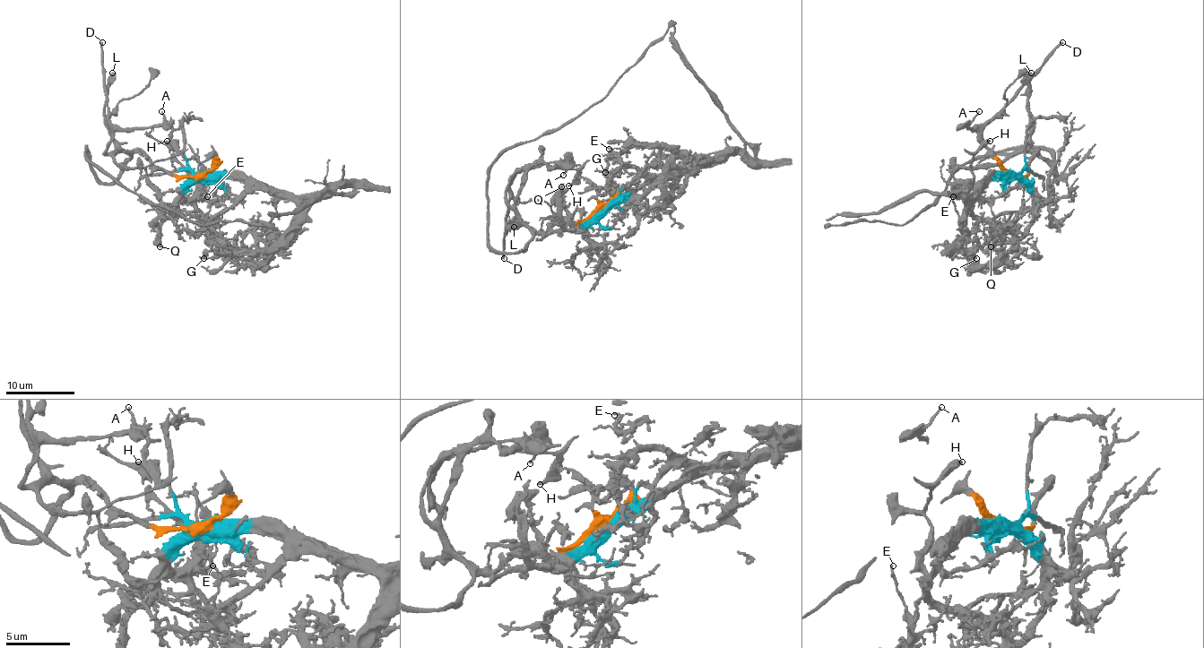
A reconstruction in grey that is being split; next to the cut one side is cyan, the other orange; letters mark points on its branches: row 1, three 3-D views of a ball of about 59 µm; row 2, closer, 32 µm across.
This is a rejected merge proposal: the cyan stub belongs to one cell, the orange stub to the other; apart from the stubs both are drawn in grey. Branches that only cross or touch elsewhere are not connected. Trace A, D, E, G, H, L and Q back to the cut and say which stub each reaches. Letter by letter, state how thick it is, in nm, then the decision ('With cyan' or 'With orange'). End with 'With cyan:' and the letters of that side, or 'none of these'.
A: Thickness 140 nm. With orange
D: Thickness 240 nm. With orange
E: Thickness 100 nm. With cyan
G: Thickness 340 nm. With cyan
H: Thickness 320 nm. With orange
L: Thickness 600 nm. With orange
Q: Thickness 400 nm. With cyan
With cyan: E, G, Q

